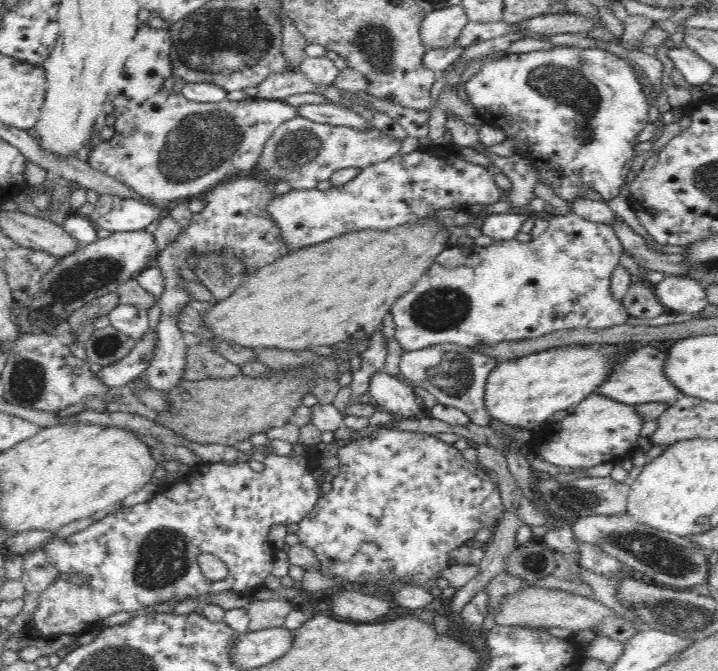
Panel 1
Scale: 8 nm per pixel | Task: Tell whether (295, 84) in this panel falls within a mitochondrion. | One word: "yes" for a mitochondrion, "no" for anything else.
no

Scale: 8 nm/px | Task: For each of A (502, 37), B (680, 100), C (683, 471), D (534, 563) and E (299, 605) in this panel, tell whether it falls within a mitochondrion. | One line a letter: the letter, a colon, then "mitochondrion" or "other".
A: other
B: other
C: other
D: mitochondrion
E: other

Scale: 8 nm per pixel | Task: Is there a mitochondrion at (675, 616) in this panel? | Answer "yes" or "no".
yes

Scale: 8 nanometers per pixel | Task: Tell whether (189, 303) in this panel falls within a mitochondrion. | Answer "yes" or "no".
no

